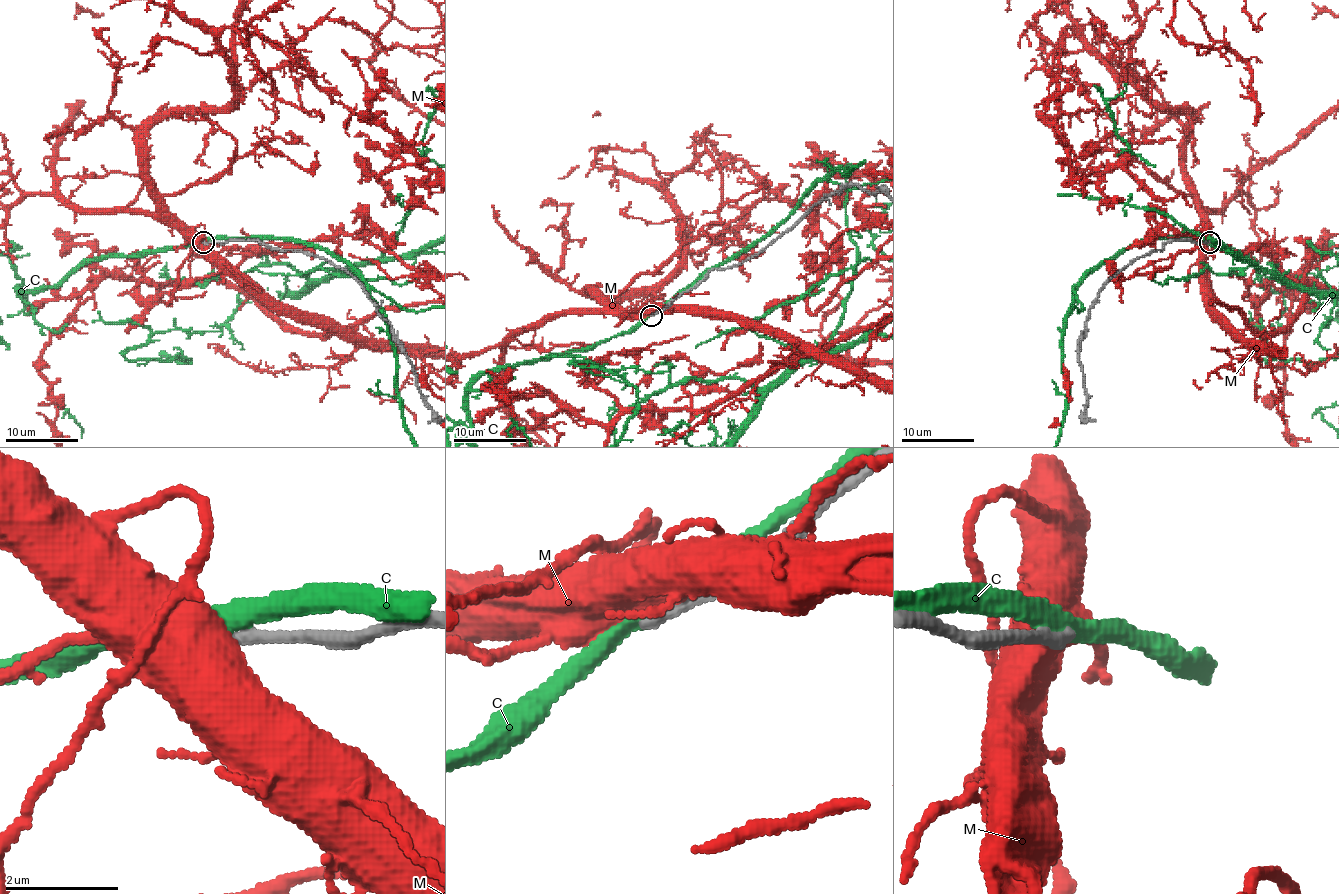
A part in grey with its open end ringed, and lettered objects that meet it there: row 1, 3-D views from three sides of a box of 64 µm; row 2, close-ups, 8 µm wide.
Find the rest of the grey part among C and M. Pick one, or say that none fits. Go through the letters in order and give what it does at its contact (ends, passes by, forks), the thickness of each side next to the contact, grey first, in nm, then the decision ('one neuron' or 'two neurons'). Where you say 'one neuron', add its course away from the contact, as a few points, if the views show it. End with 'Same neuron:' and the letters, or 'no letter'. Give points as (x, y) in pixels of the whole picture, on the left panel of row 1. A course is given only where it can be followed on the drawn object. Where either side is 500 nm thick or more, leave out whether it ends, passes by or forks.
C: it passes by; 260 nm thick on the grey side, 300 nm on the other; two neurons
M: 260 nm thick on the grey side, 700 nm on the other; two neurons
Same neuron: no letter

